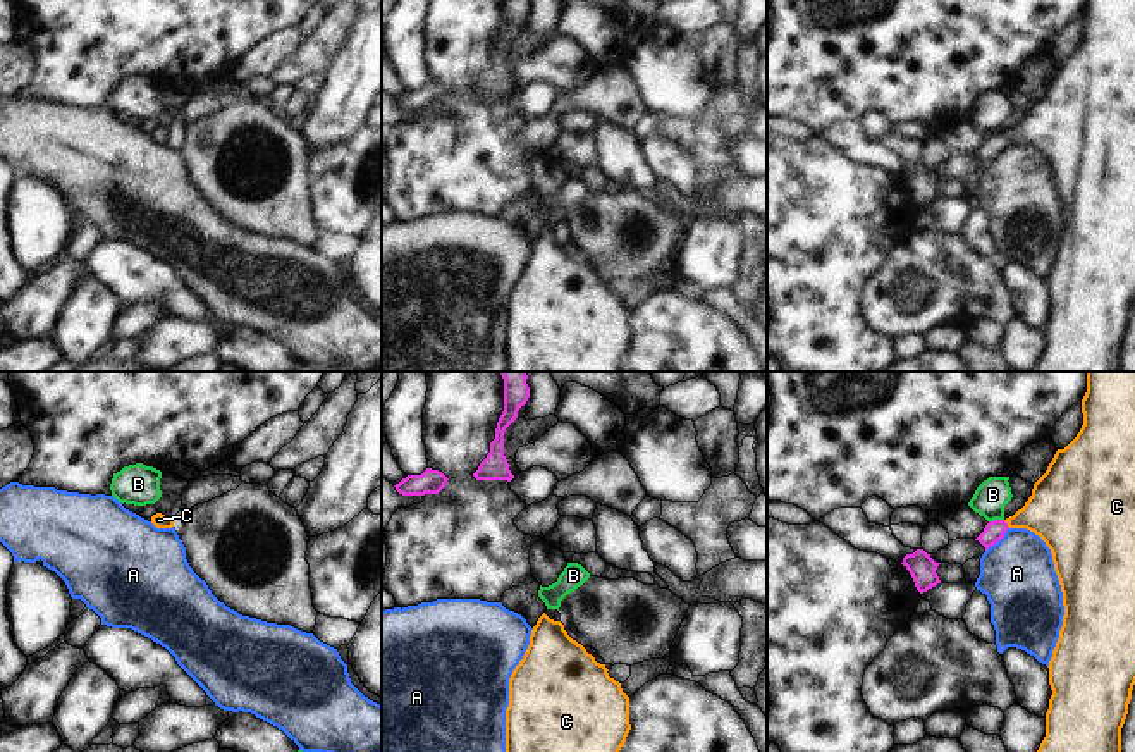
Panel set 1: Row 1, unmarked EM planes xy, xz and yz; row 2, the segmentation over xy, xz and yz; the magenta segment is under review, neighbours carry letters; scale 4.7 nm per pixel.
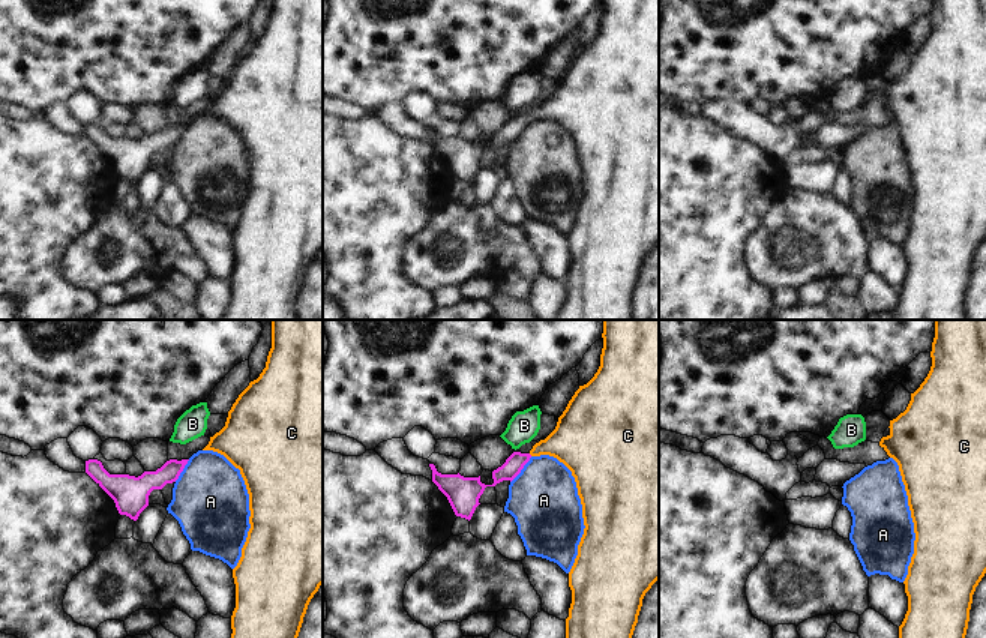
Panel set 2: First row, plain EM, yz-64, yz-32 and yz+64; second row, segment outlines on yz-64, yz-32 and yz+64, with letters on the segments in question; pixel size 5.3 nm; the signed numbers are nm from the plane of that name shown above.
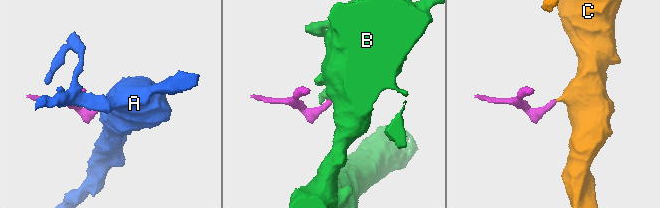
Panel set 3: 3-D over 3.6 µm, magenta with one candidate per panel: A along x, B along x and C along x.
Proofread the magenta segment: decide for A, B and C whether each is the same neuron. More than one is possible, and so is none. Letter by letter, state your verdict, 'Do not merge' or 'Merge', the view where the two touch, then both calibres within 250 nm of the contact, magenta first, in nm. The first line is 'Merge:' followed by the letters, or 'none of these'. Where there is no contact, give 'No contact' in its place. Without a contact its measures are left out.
Merge: C
A: Do not merge. Touches magenta in yz. Thickness 100 nm (magenta) against 340 nm
B: Do not merge. Touches magenta in yz. Thickness 100 nm (magenta) against 160 nm
C: Merge. Touches magenta in yz. Thickness 100 nm (magenta) against 300 nm

